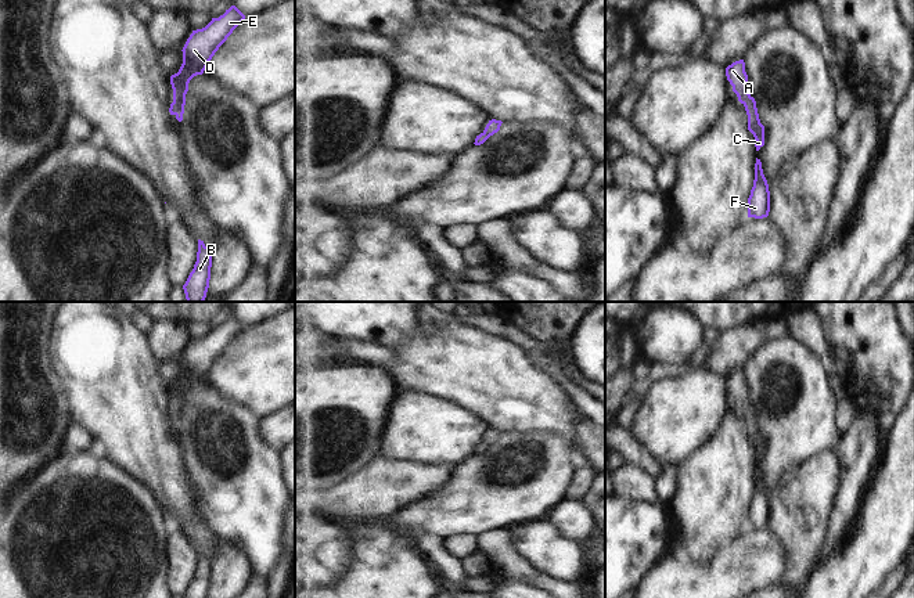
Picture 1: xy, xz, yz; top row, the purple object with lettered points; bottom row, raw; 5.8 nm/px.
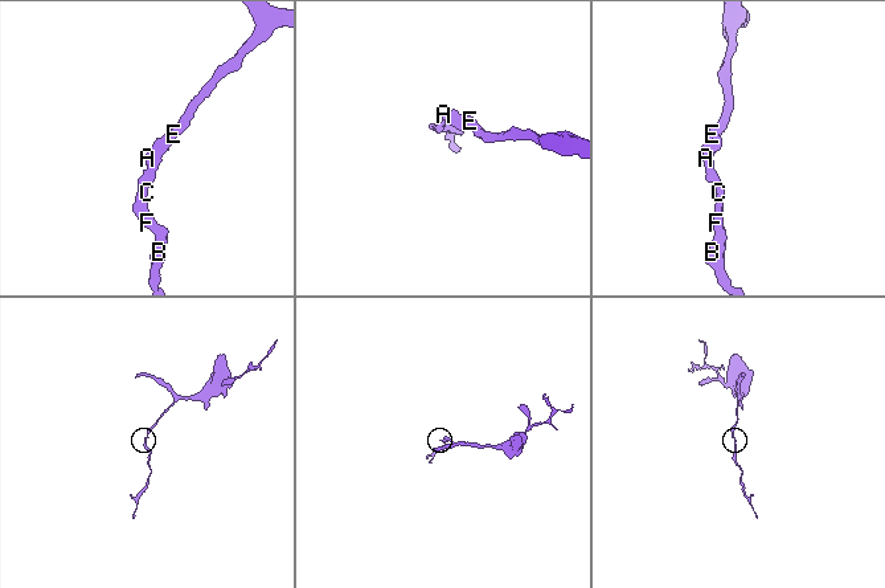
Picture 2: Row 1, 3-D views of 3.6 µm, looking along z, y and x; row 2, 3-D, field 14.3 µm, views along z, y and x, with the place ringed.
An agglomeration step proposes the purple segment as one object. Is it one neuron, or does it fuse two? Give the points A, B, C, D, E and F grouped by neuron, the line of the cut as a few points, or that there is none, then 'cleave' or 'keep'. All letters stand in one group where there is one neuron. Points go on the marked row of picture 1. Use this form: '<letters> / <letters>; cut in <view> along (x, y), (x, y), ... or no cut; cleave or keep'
A B C D E F; no cut; keep

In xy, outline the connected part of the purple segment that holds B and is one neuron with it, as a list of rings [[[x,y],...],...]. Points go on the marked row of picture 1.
[[[198,239],[197,262],[183,285],[187,302],[204,302],[209,288],[212,251]]]

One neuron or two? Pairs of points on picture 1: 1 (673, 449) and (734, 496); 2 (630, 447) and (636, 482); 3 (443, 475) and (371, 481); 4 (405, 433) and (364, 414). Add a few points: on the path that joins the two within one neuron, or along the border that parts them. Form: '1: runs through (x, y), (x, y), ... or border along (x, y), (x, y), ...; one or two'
1: border along (709, 436), (683, 464), (677, 475); two
2: border along (626, 463), (643, 468), (655, 479); two
3: runs through (425, 481), (389, 481); one
4: border along (399, 395), (382, 439), (381, 454); two

